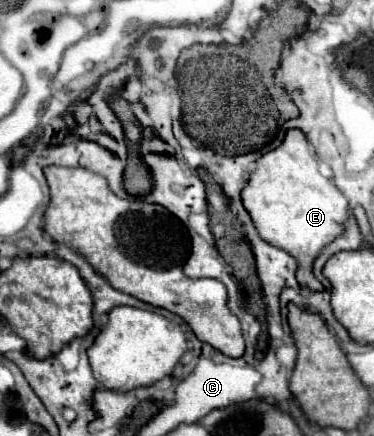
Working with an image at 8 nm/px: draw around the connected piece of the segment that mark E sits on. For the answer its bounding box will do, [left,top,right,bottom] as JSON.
[241,130,349,292]

